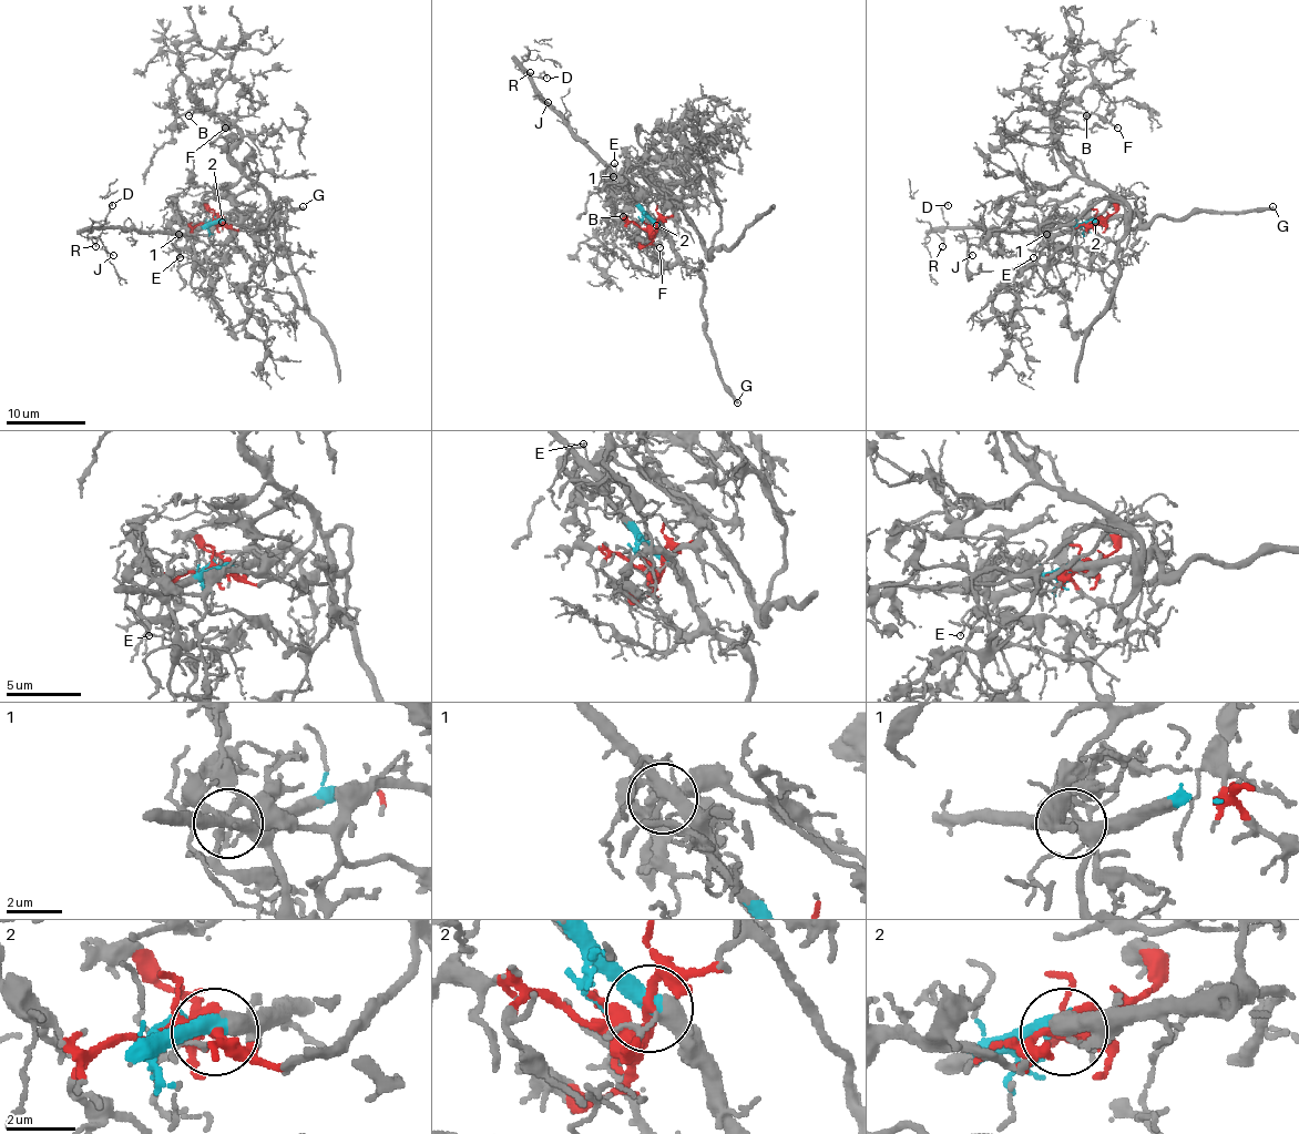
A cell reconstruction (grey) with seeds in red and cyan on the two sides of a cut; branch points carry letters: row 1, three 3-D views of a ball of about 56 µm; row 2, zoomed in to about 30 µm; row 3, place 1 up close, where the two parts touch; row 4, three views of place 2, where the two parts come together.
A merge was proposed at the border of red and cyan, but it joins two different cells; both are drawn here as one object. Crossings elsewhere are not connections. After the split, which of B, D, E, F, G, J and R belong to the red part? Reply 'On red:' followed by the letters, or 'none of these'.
On red: B, F

